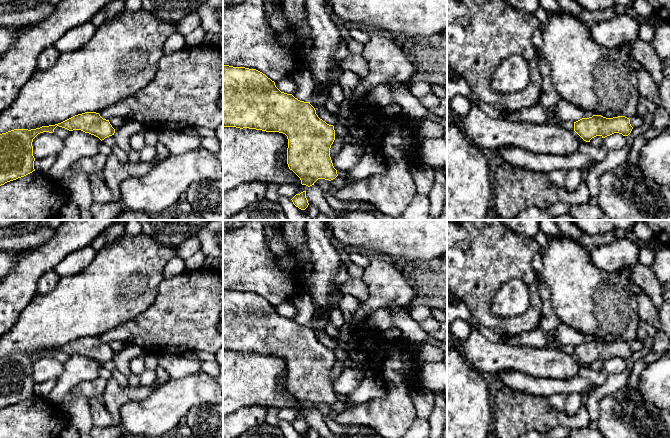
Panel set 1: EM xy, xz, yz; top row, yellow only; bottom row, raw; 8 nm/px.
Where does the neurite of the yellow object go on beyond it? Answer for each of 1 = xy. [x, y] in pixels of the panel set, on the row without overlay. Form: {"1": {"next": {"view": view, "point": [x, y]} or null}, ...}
{"1": {"next": null}}

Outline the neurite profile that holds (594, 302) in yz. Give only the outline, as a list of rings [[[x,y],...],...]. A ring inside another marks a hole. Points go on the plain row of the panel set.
[[[560,235],[549,237],[548,245],[542,250],[542,279],[550,292],[550,302],[560,322],[576,331],[592,335],[594,339],[606,342],[625,340],[631,342],[636,338],[640,324],[637,295],[632,291],[630,280],[621,272],[605,272],[598,269],[591,261],[590,252],[573,239]]]

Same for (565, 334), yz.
[[[560,322],[554,329],[555,339],[561,342],[563,345],[576,346],[582,342],[589,342],[594,339],[592,335],[585,335],[574,328]]]

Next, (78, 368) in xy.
[[[81,354],[70,355],[63,364],[61,375],[56,379],[56,385],[46,398],[53,405],[60,407],[62,399],[69,391],[83,381],[94,380],[99,377],[101,364]]]

